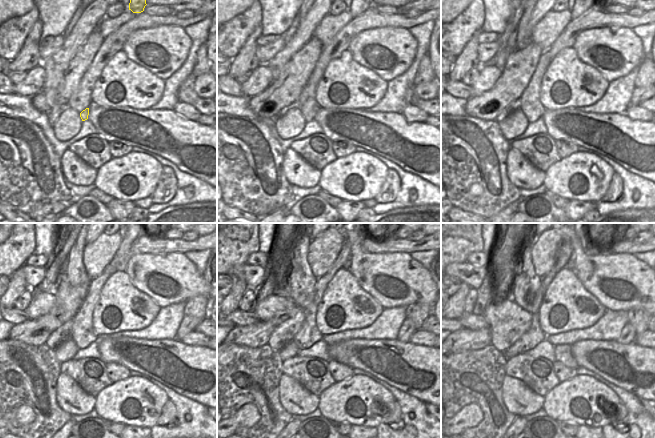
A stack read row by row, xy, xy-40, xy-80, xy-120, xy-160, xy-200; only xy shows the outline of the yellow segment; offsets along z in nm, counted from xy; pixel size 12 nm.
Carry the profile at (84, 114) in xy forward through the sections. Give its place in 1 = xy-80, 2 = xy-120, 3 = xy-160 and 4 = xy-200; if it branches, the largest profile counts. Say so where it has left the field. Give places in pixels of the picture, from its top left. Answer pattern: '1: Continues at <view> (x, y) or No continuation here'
1: Continues at xy-80 (530, 104)
2: Continues at xy-120 (83, 334)
3: Continues at xy-160 (308, 335)
4: Continues at xy-200 (534, 335)

